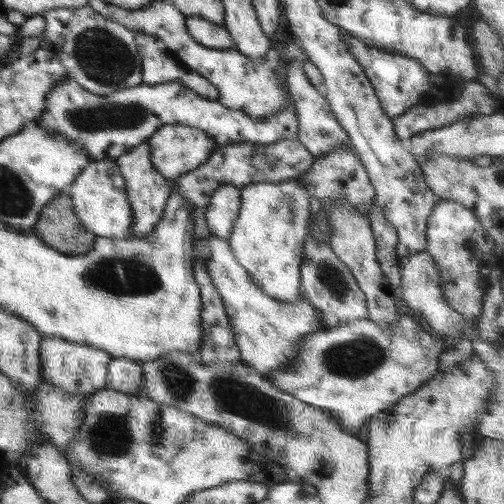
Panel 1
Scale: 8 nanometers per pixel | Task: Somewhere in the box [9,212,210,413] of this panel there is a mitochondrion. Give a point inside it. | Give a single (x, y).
(123, 275)

